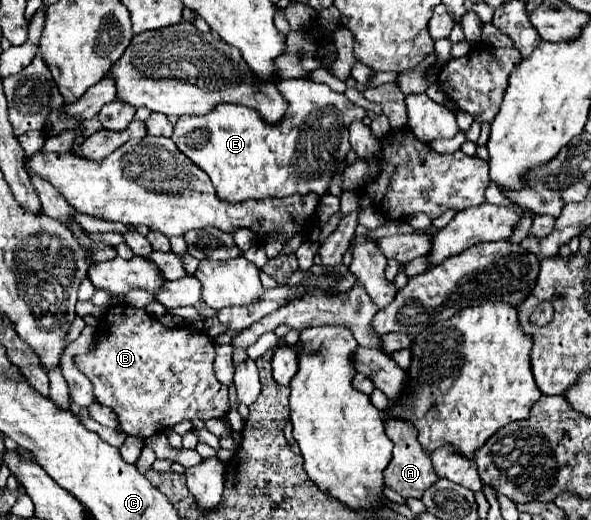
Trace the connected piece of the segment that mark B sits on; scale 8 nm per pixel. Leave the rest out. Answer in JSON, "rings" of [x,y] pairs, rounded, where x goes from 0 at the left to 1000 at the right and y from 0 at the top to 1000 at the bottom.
{"rings":[[[212,581],[184,588],[168,619],[161,669],[140,685],[127,685],[124,692],[127,704],[154,731],[161,769],[184,781],[198,796],[201,823],[218,838],[252,842],[255,835],[266,835],[310,808],[377,804],[387,792],[384,742],[367,731],[360,712],[364,662],[357,646],[347,638],[330,638],[316,627],[283,631],[242,592],[228,592]]]}

